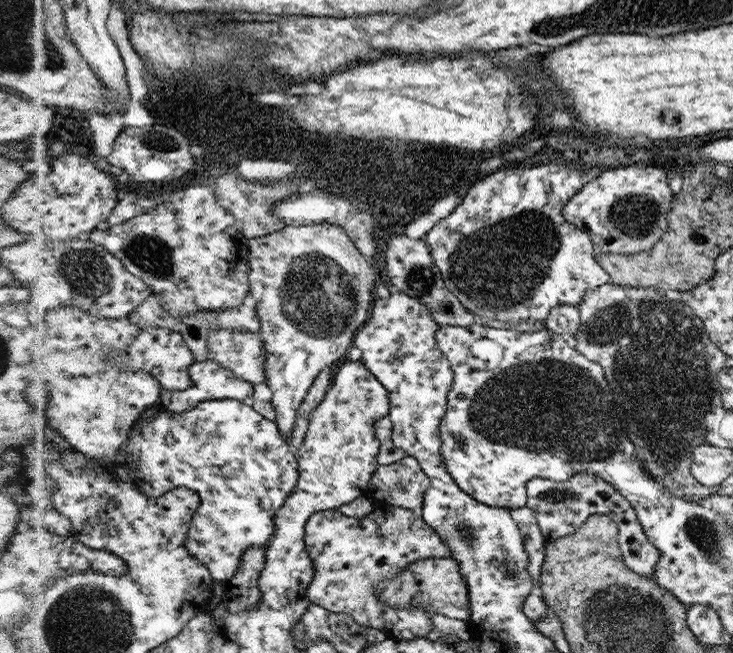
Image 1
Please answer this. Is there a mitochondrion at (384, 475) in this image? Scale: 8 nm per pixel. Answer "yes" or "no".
no

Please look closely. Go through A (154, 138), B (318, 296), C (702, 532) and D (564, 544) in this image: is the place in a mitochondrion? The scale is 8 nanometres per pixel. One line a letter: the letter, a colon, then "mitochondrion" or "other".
A: mitochondrion
B: mitochondrion
C: mitochondrion
D: other

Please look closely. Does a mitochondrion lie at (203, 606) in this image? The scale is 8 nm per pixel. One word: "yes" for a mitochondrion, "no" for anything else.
no

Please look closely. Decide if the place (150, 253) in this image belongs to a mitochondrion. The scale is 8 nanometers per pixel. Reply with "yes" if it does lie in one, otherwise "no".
yes

